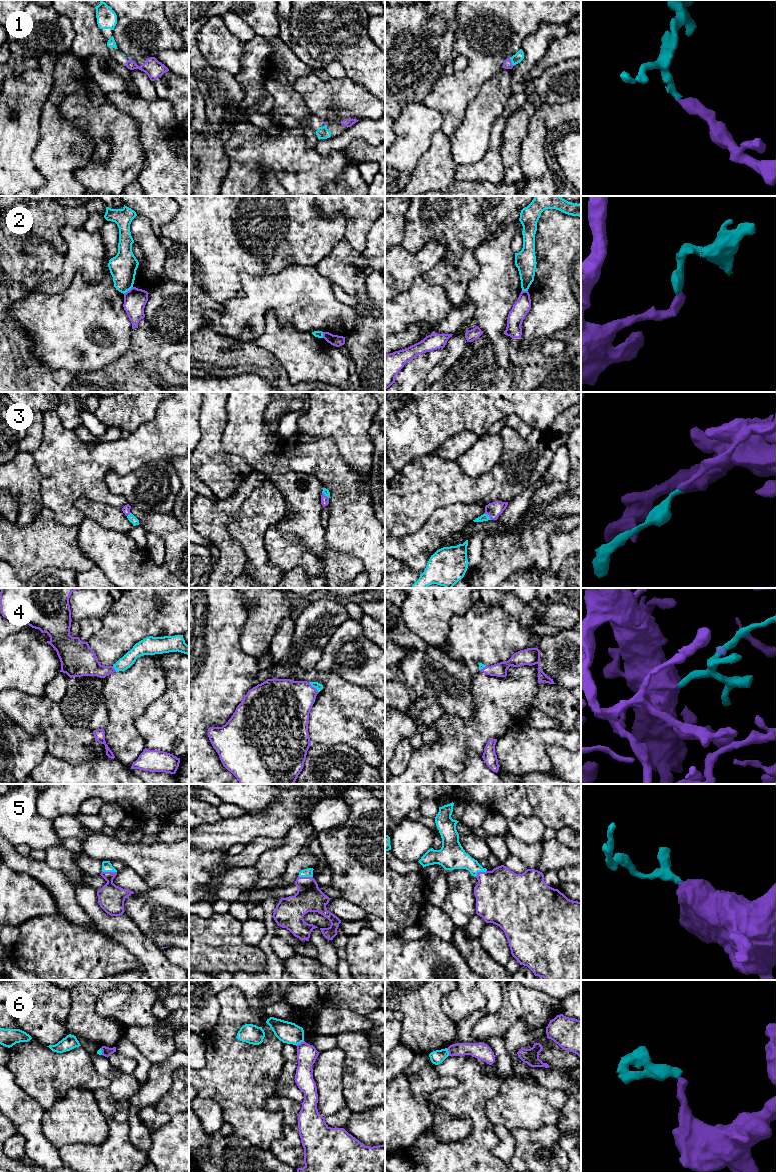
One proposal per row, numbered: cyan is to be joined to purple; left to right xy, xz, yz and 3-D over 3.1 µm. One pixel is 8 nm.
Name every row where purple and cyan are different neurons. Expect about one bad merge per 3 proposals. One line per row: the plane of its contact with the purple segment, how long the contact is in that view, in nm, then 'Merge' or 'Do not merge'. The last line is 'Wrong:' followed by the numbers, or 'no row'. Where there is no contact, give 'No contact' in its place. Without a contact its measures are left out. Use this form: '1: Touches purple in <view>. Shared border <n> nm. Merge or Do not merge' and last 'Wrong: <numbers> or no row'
1: Touches purple in yz. Shared border 70 nm. Merge
2: Touches purple in xy. Shared border 100 nm. Do not merge
3: Touches purple in yz. Shared border 80 nm. Merge
4: Touches purple in xz. Shared border 110 nm. Merge
5: Touches purple in xy. Shared border 120 nm. Merge
6: Touches purple in yz. Shared border 70 nm. Do not merge
Wrong: 2, 6

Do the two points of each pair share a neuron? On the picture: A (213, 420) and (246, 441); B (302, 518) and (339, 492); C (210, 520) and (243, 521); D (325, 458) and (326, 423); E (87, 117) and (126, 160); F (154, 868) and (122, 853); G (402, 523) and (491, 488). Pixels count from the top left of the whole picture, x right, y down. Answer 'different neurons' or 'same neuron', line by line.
A: different neurons
B: different neurons
C: different neurons
D: different neurons
E: same neuron
F: same neuron
G: same neuron

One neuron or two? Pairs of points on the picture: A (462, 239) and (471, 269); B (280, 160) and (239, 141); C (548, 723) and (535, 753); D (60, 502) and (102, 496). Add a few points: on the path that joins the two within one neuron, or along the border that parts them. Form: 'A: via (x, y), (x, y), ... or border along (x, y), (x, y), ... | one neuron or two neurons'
A: border along (473, 249), (467, 249), (455, 265), (443, 259) | two neurons
B: via (270, 151), (252, 151), (249, 148) | one neuron
C: border along (524, 722), (538, 729), (558, 729) | two neurons
D: via (70, 492), (72, 490), (92, 490) | one neuron

